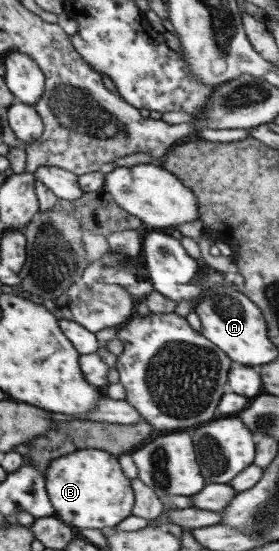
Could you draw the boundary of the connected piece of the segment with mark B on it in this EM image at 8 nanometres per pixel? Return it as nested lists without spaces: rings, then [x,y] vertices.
[[[98,449],[79,450],[51,460],[44,471],[44,489],[61,523],[77,529],[113,528],[131,514],[134,494],[115,456]]]

